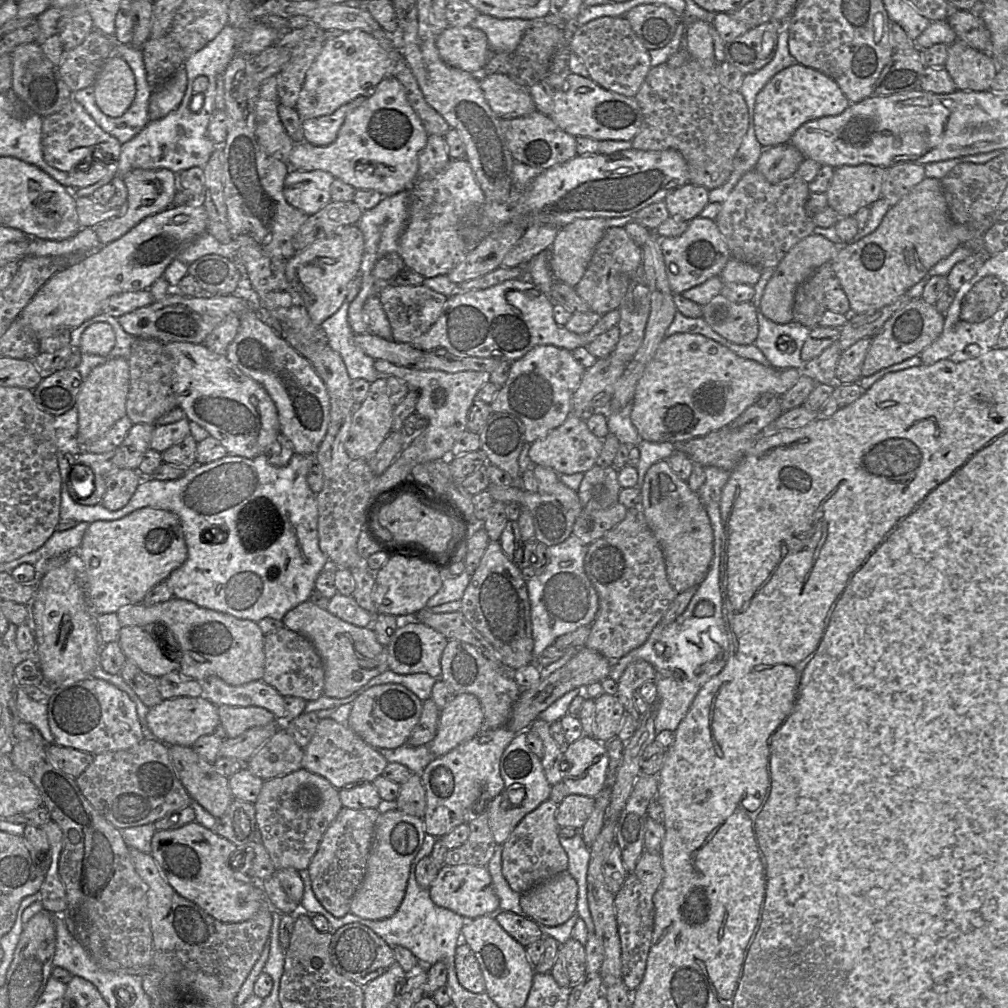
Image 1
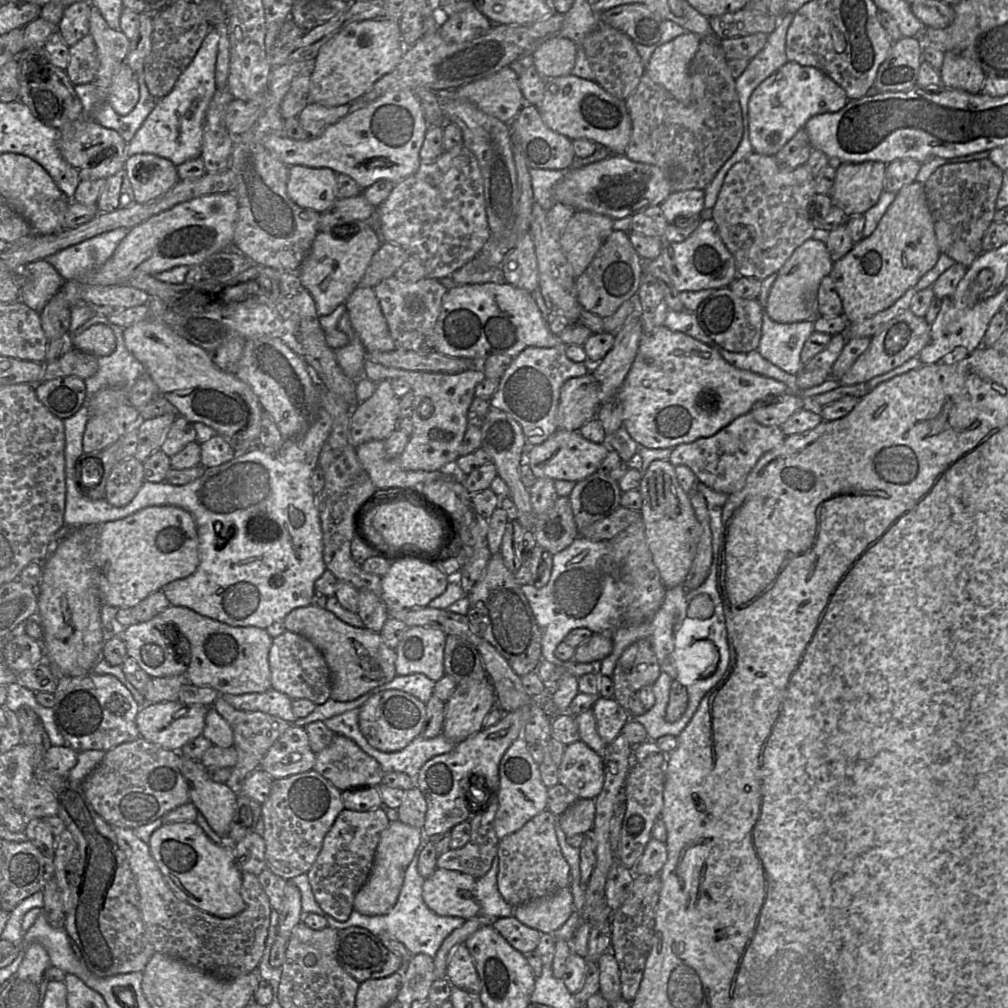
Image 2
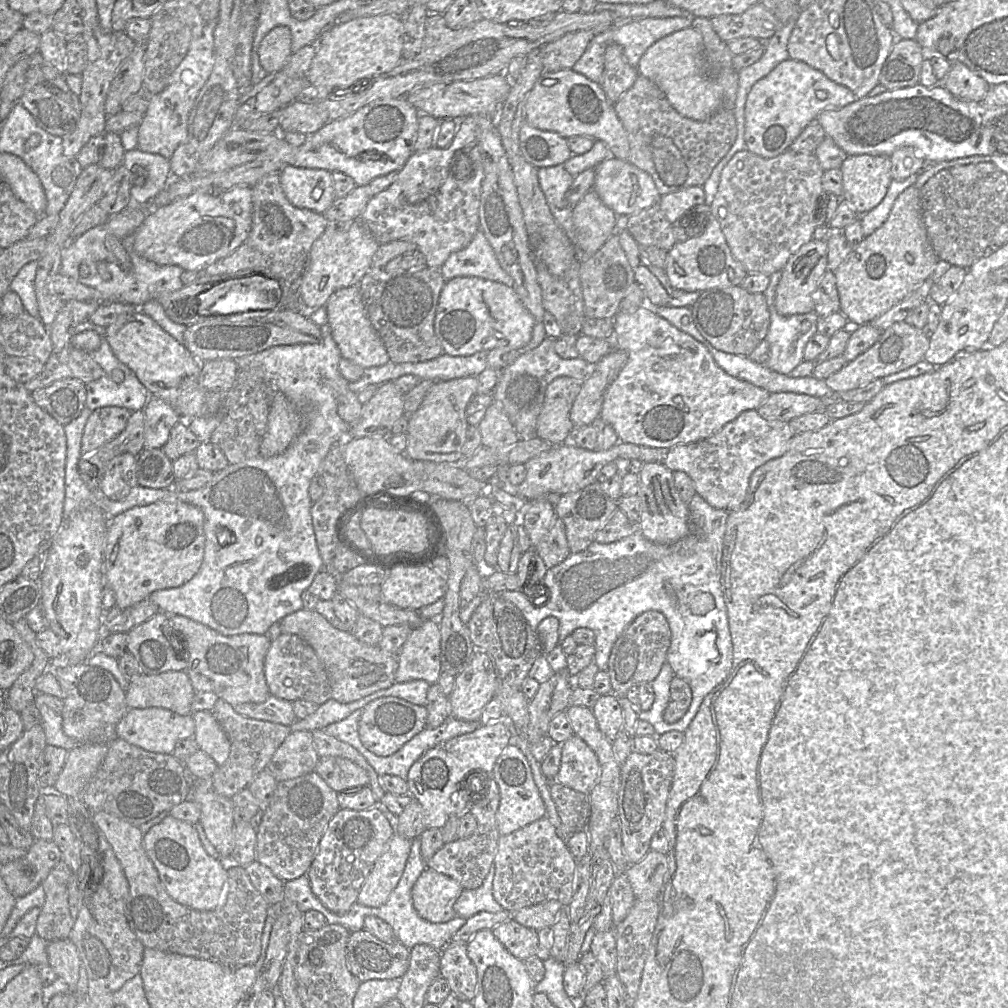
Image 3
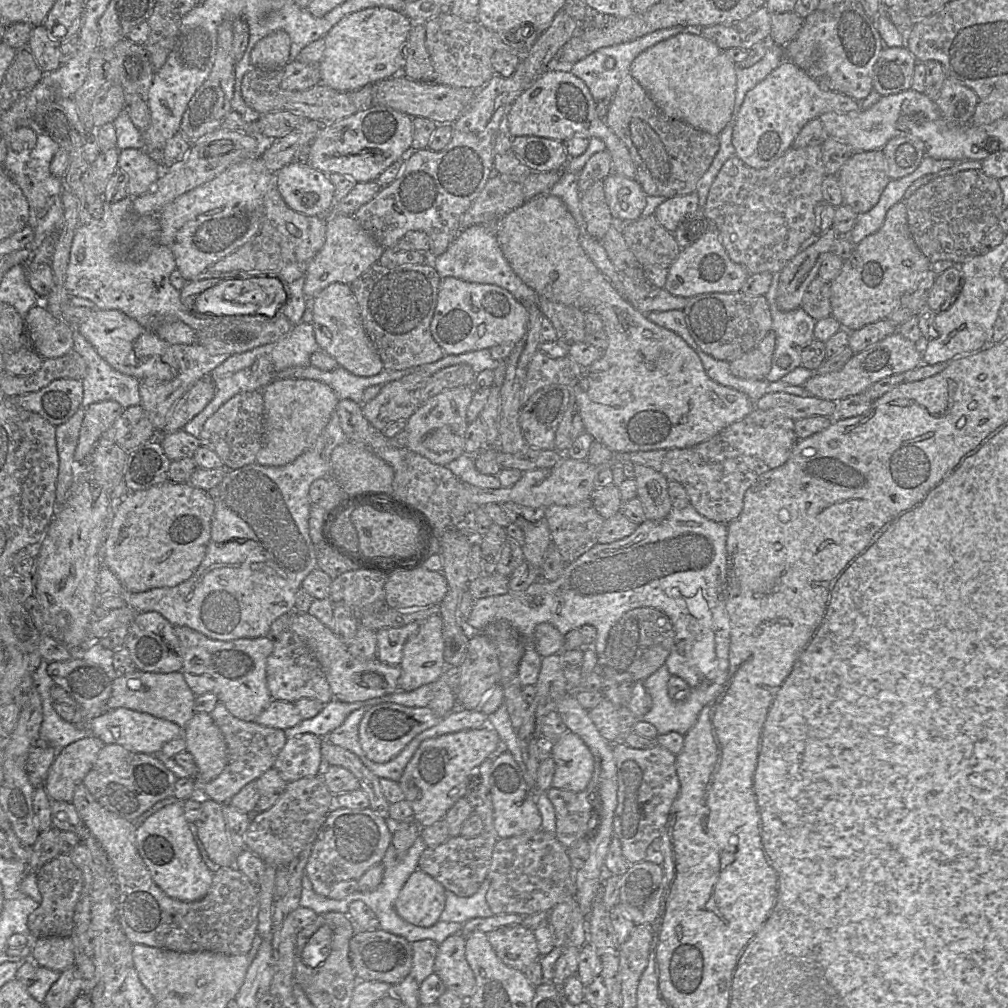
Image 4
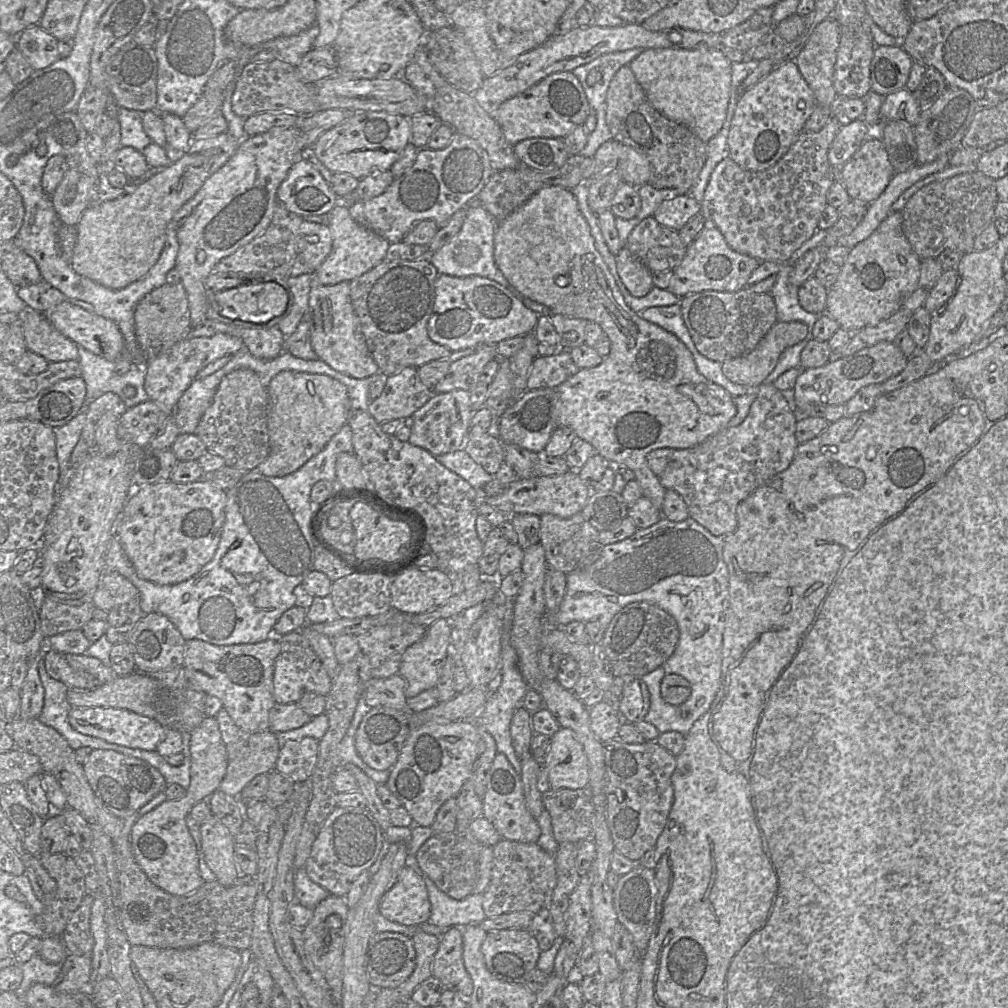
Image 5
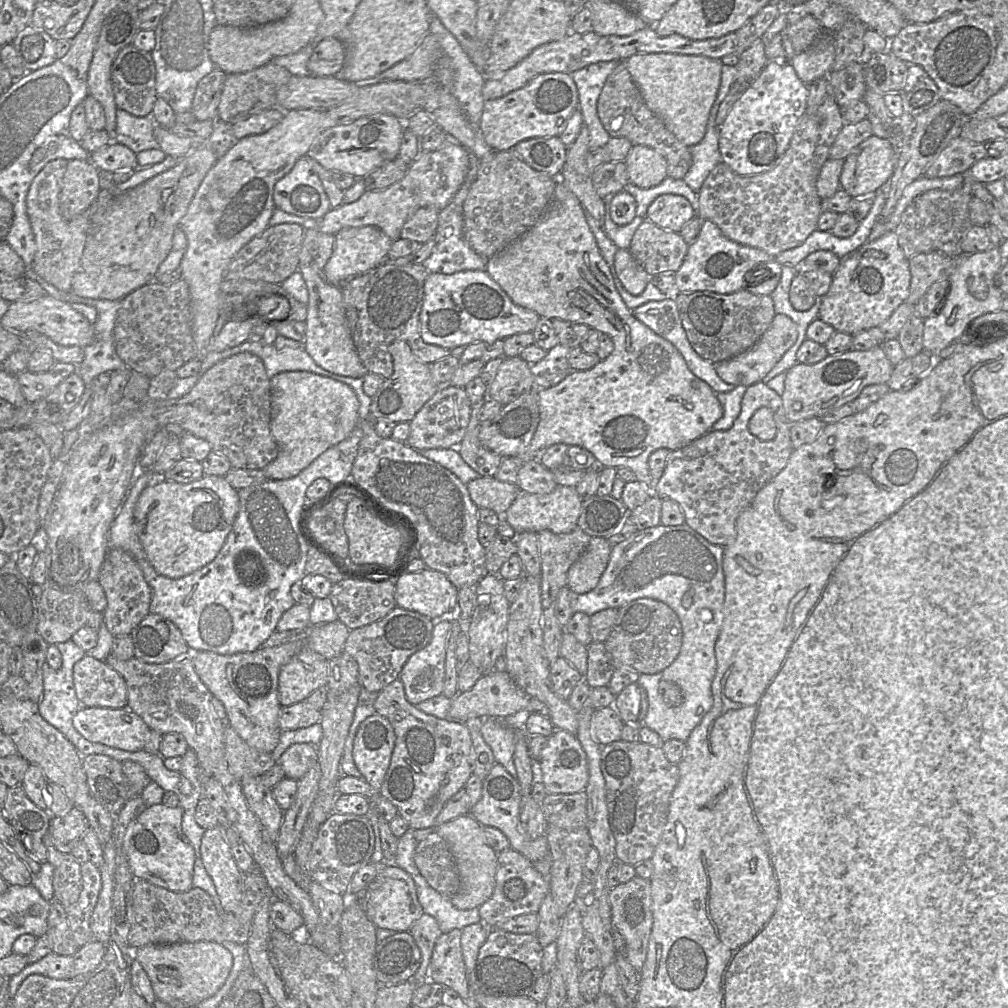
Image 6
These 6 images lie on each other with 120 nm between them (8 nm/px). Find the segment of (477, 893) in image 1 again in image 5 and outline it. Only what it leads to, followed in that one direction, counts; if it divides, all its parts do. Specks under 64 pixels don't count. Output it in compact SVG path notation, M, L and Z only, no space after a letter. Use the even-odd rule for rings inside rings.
M405 866L394 886L383 897L379 912L386 919L406 926L428 922L431 904L423 878Z

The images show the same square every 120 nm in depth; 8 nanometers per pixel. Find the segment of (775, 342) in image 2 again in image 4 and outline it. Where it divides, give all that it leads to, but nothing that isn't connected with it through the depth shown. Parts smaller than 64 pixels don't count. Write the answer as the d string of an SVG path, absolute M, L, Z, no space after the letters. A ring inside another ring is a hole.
M774 272L770 287L765 294L772 317L772 330L776 336L775 349L772 357L772 366L765 379L778 381L801 365L801 352L814 338L814 326L816 321L808 315L802 307L791 311L782 311L777 307L776 293L781 272ZM802 322L808 324L805 333L798 331L798 325ZM786 354L790 357L787 367L780 367L777 363L780 356Z

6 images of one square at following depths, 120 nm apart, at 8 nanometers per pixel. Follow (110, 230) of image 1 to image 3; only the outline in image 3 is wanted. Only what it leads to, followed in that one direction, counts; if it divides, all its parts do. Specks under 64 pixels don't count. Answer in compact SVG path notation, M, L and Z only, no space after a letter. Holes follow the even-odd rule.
M138 148L125 152L122 165L130 171L131 198L138 206L148 205L172 179L169 159Z

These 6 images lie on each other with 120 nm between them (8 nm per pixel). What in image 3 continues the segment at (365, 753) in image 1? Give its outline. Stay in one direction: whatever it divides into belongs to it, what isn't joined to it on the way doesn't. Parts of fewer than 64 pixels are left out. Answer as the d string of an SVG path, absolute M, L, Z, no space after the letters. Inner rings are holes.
M320 758L315 772L337 793L354 787L365 787L369 783L366 771L346 758Z

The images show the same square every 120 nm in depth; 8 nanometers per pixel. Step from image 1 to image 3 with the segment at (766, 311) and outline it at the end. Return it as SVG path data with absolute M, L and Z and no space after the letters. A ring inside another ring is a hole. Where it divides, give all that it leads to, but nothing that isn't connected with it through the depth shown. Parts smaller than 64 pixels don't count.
M812 239L802 245L783 267L781 279L776 287L774 305L784 316L805 314L814 310L814 292L827 269L828 246L826 240Z

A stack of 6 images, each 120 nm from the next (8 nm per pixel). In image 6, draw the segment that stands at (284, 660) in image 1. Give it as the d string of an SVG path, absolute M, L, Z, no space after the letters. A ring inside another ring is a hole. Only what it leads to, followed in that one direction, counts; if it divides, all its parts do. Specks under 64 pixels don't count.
M304 647L281 667L278 676L279 702L287 707L303 702L329 680L330 662Z

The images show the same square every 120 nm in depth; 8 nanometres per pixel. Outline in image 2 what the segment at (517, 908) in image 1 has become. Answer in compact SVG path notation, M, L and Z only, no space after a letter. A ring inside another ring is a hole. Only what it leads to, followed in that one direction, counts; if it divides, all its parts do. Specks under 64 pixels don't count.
M499 858L493 860L490 870L482 878L477 879L473 895L478 901L481 914L488 918L504 918L514 916L515 907L507 903L499 892L497 875Z

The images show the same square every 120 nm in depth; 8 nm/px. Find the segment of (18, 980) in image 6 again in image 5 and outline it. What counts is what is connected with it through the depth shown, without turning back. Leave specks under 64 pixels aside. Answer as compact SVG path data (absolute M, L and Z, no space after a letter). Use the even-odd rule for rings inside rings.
M40 954L33 956L29 961L21 965L23 980L15 994L24 1001L24 995L36 983L54 987L62 970L63 963L48 963Z

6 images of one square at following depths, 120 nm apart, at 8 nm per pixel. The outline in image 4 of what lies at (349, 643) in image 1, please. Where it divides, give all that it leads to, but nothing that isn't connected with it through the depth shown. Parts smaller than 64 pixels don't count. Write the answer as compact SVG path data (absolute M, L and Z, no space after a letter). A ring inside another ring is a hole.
M293 611L289 630L296 633L306 643L319 661L334 699L345 703L364 702L399 690L400 665L388 665L377 658L364 660L353 657L347 645L331 629L308 612Z

